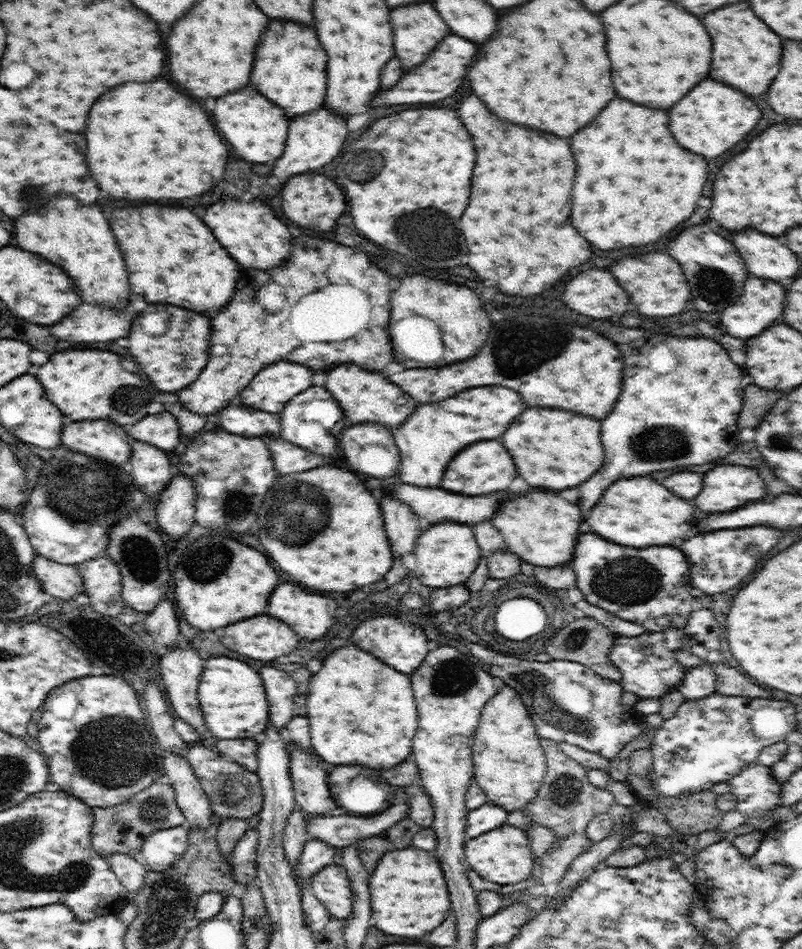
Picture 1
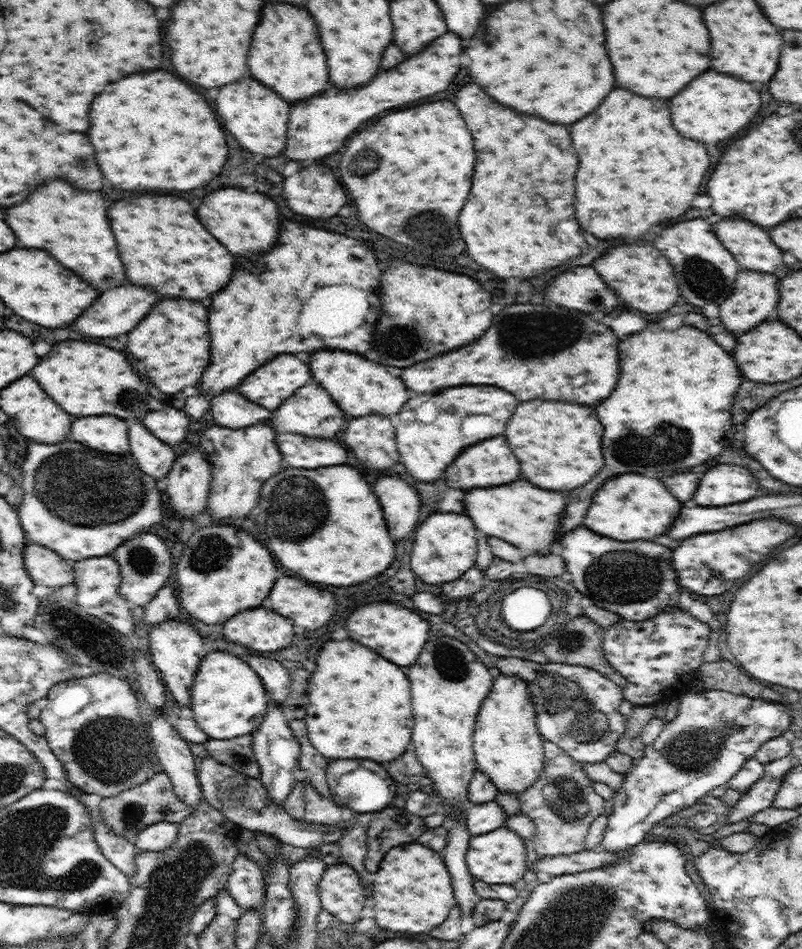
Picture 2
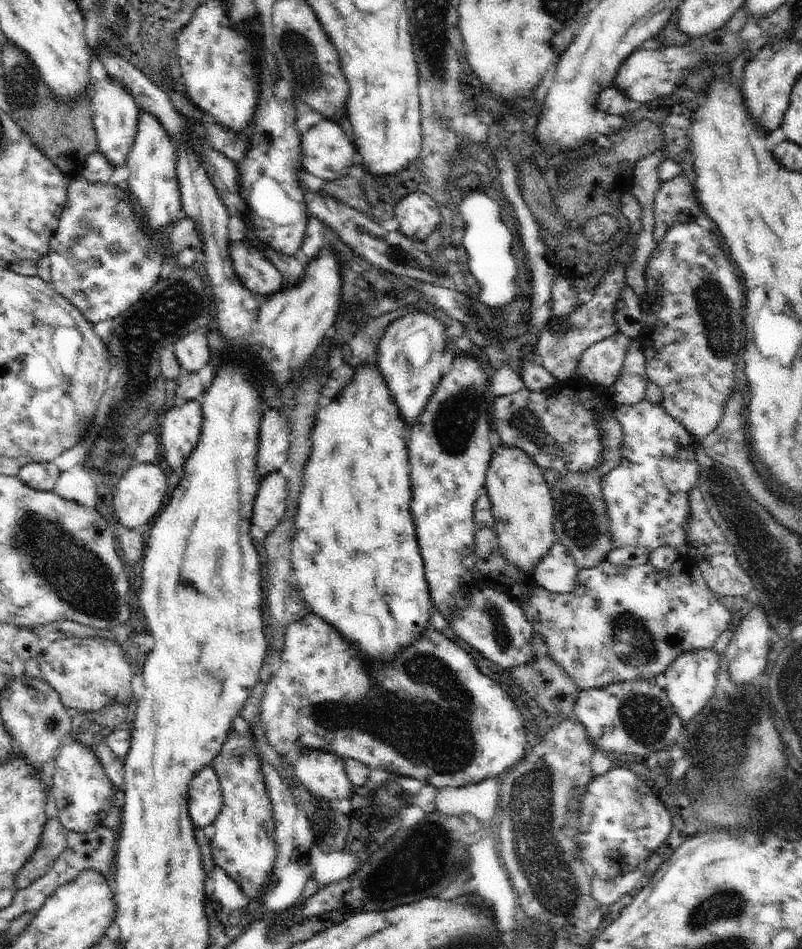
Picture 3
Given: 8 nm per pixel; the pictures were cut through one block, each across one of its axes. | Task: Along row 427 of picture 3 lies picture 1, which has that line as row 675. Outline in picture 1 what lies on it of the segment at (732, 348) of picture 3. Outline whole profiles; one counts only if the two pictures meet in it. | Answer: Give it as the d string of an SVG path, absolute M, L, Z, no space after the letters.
M703 664L703 666L685 668L684 677L675 691L680 692L685 700L700 700L716 693L716 682L715 668Z

